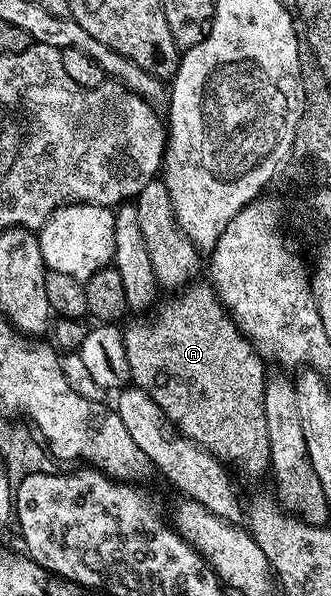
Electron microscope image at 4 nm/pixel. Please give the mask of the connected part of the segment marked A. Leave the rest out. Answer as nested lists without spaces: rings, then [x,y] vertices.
[[[200,282],[185,286],[177,294],[181,294],[177,299],[168,299],[164,304],[161,302],[155,308],[156,324],[132,323],[123,328],[131,382],[154,397],[162,413],[166,413],[168,420],[175,423],[187,439],[193,439],[221,463],[233,468],[236,466],[242,474],[256,479],[263,471],[265,474],[269,470],[272,461],[264,408],[266,363],[240,331],[240,326],[232,320],[228,310],[221,305],[216,290],[207,282]]]

